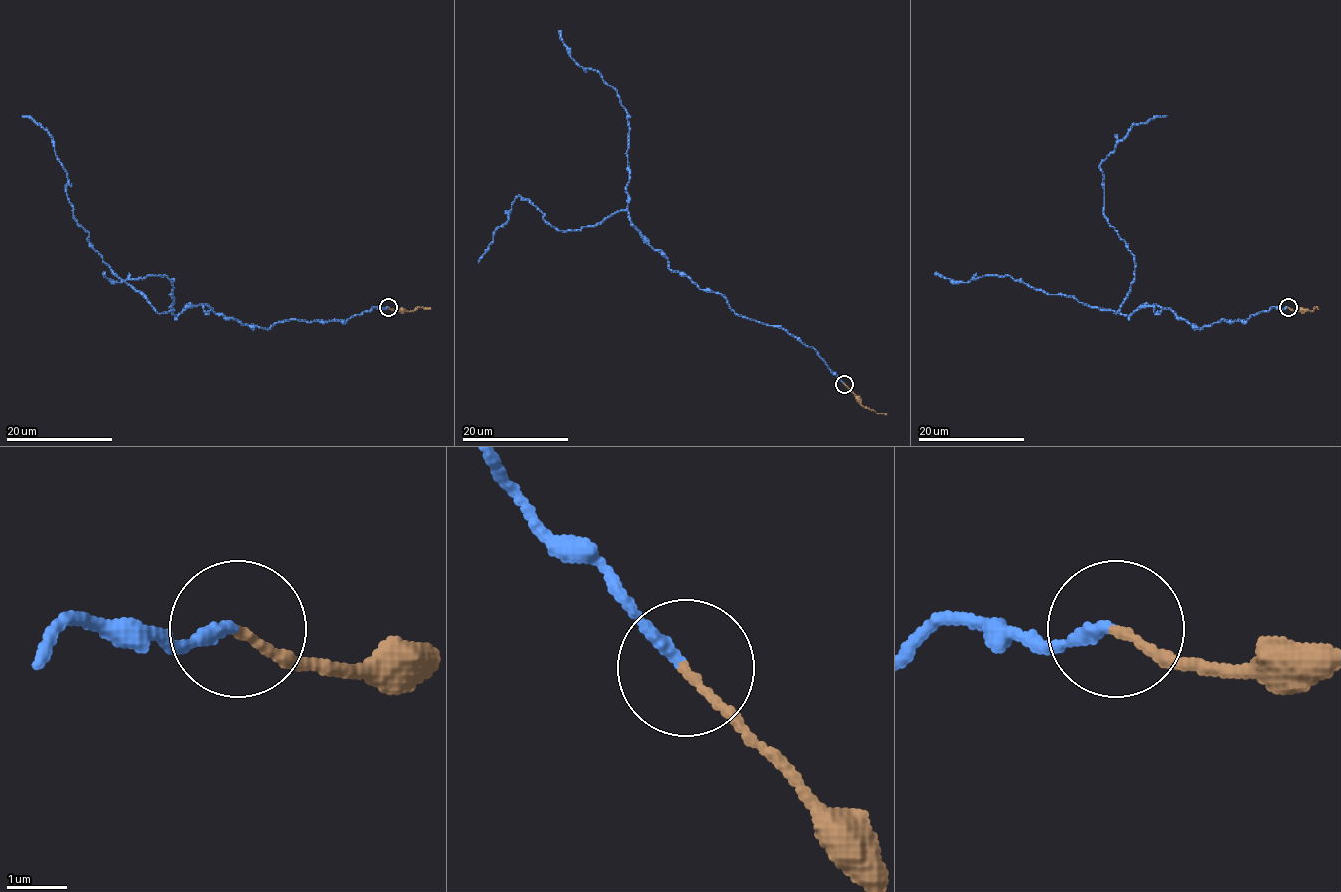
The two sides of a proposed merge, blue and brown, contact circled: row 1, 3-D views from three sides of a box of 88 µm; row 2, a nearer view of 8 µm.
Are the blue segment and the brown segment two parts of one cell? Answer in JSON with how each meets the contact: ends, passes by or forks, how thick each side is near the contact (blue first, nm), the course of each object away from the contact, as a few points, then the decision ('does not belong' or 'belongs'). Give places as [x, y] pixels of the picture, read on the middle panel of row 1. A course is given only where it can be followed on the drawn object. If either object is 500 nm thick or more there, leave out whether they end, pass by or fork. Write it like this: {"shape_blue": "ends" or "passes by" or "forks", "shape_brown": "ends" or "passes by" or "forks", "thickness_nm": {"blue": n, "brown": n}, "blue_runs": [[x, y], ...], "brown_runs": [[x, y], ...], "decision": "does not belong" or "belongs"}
{"shape_blue": "ends", "shape_brown": "ends", "thickness_nm": {"blue": 200, "brown": 140}, "blue_runs": [[844, 384], [813, 348], [738, 316], [722, 296], [673, 272], [626, 210], [557, 231], [518, 196], [478, 263]], "brown_runs": [[844, 384], [864, 407], [886, 415]], "decision": "belongs"}

